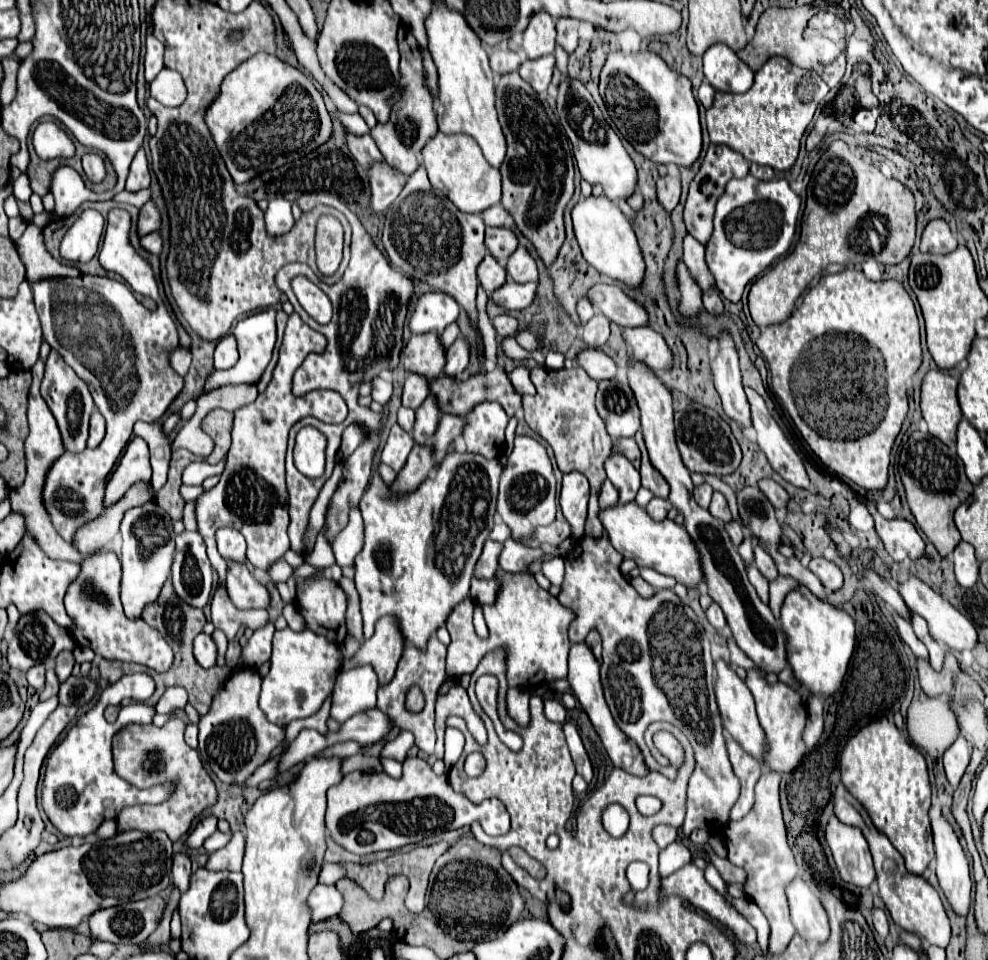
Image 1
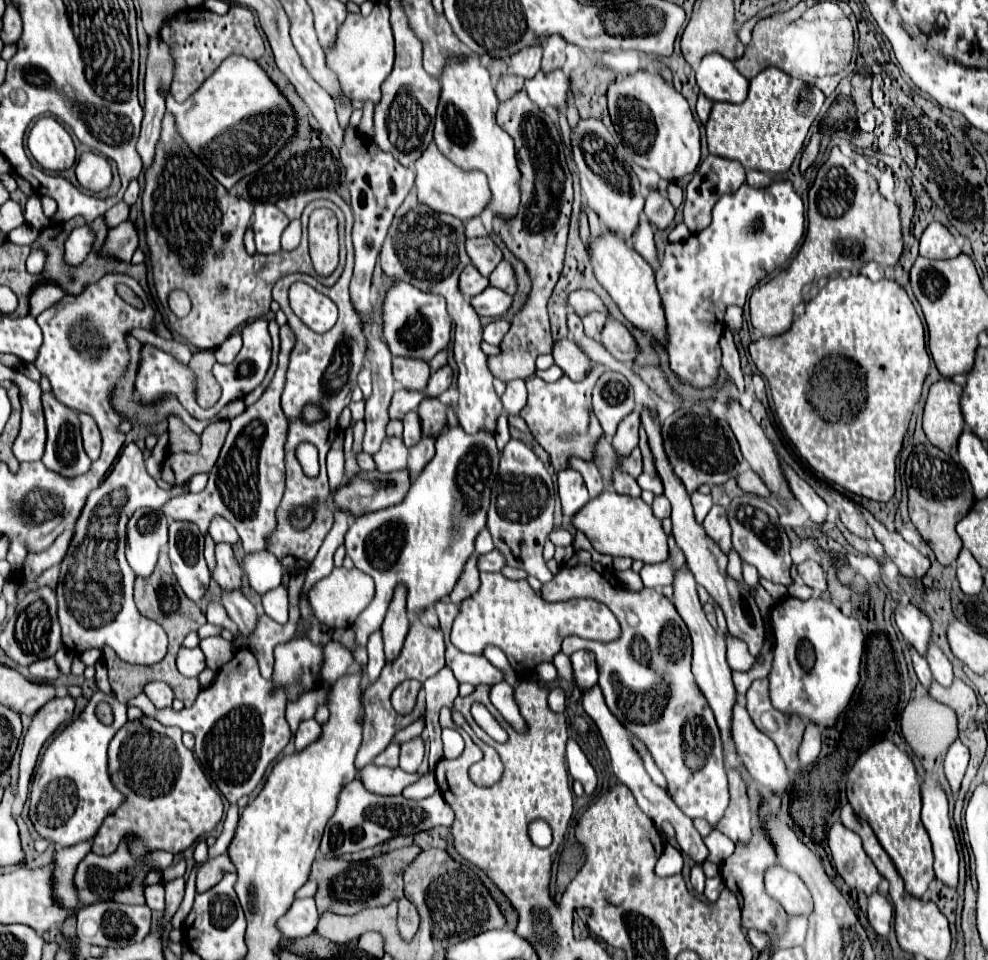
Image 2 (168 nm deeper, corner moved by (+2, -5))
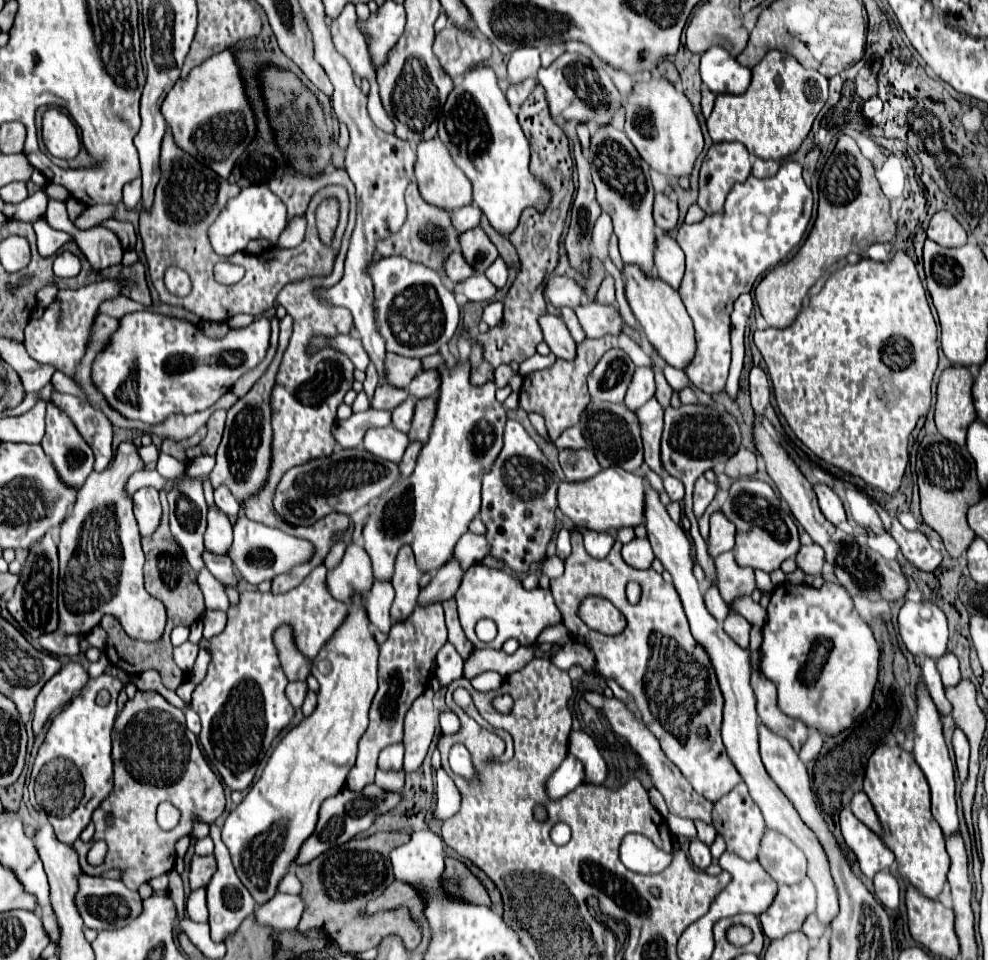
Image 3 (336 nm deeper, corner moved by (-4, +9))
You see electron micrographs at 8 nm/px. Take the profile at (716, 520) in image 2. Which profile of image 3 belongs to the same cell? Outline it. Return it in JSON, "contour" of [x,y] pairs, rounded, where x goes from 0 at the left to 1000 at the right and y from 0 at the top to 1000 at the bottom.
{"contour":[[[731,532],[719,539],[719,557],[717,557],[717,576],[719,580],[727,580],[729,576],[743,572],[743,547],[731,539]]]}

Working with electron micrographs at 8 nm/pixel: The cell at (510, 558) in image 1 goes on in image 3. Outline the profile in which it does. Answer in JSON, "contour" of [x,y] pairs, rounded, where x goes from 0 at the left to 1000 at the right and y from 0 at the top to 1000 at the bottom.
{"contour":[[[476,553],[470,555],[460,570],[460,582],[466,584],[468,593],[474,593],[476,589],[488,584],[492,578],[496,578],[496,568],[492,568],[492,559]]]}

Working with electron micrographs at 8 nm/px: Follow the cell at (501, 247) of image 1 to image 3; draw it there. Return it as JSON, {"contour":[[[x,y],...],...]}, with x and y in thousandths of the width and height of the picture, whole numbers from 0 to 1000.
{"contour":[[[486,236],[466,243],[464,253],[466,253],[468,268],[474,272],[474,276],[480,278],[482,284],[490,284],[504,268],[502,257],[496,253],[496,249],[492,247],[492,243]]]}

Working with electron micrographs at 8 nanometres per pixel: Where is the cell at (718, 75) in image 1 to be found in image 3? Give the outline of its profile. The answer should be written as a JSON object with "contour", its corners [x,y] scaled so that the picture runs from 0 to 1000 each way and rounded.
{"contour":[[[719,49],[711,57],[709,78],[711,86],[725,99],[729,97],[749,99],[759,89],[759,72],[751,70],[731,49]]]}

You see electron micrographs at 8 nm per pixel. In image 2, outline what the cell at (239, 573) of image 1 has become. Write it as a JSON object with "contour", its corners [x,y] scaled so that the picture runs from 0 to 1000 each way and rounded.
{"contour":[[[219,568],[219,586],[219,595],[215,597],[217,605],[221,605],[227,616],[241,616],[245,611],[245,593],[233,568]]]}

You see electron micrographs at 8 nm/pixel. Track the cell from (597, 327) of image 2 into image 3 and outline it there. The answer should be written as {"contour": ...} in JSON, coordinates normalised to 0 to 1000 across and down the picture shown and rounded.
{"contour":[[[613,286],[613,291],[609,293],[607,303],[605,303],[605,314],[611,318],[621,316],[621,289],[619,286]]]}

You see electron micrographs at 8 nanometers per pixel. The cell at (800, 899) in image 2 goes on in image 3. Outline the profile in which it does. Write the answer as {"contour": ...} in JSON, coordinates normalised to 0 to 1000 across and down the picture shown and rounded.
{"contour":[[[775,864],[767,884],[769,901],[785,920],[808,920],[816,914],[814,889],[791,868]]]}

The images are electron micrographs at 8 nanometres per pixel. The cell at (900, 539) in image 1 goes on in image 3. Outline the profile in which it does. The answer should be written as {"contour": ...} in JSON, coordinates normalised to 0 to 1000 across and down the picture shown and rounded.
{"contour":[[[885,524],[893,545],[895,545],[895,551],[907,561],[907,566],[911,568],[915,580],[925,589],[929,591],[931,595],[945,595],[951,584],[953,584],[953,578],[949,574],[943,572],[943,568],[939,566],[937,557],[931,555],[931,553],[919,553],[911,547],[911,543],[907,539],[901,539],[889,524]]]}

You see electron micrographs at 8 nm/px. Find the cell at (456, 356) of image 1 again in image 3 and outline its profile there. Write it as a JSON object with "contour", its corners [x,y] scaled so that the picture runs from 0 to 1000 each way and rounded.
{"contour":[[[441,384],[423,389],[423,391],[417,395],[417,399],[413,401],[413,409],[415,409],[419,416],[437,414],[441,407],[443,407],[443,386],[441,386]]]}

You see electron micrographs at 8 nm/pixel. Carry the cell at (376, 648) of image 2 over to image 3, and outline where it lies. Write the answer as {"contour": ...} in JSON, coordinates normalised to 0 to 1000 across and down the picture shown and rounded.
{"contour":[[[379,603],[379,609],[370,622],[370,634],[372,634],[374,647],[389,659],[393,659],[397,653],[397,647],[395,647],[397,624],[399,624],[397,607]]]}

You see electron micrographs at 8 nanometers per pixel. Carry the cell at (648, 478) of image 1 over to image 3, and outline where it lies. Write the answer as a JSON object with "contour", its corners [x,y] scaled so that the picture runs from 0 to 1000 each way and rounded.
{"contour":[[[660,414],[650,424],[644,426],[644,434],[648,439],[648,449],[650,449],[650,461],[652,461],[652,480],[664,493],[670,493],[670,480],[668,480],[670,430],[672,426],[664,418],[664,414]]]}

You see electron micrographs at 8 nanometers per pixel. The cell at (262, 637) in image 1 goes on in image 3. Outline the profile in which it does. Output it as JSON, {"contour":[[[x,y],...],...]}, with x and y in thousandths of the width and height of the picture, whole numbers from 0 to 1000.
{"contour":[[[206,574],[204,582],[209,586],[209,593],[227,609],[239,611],[239,601],[237,601],[237,589],[229,578],[219,578],[215,574]]]}

